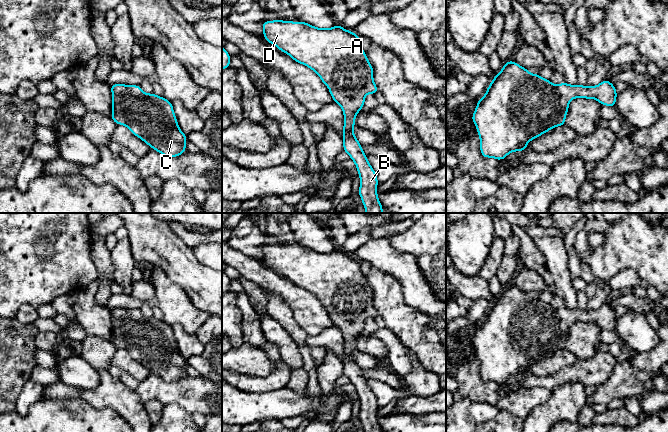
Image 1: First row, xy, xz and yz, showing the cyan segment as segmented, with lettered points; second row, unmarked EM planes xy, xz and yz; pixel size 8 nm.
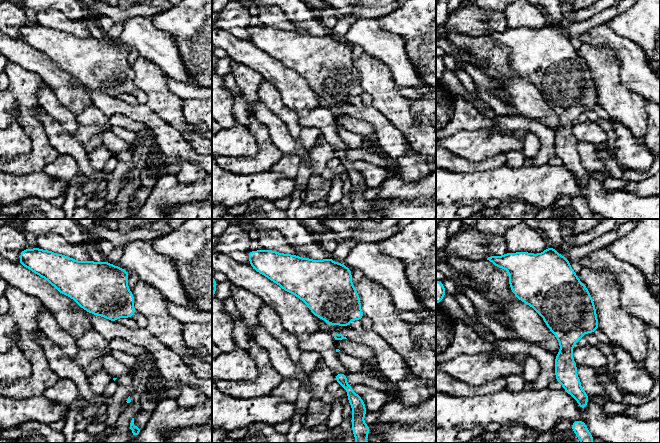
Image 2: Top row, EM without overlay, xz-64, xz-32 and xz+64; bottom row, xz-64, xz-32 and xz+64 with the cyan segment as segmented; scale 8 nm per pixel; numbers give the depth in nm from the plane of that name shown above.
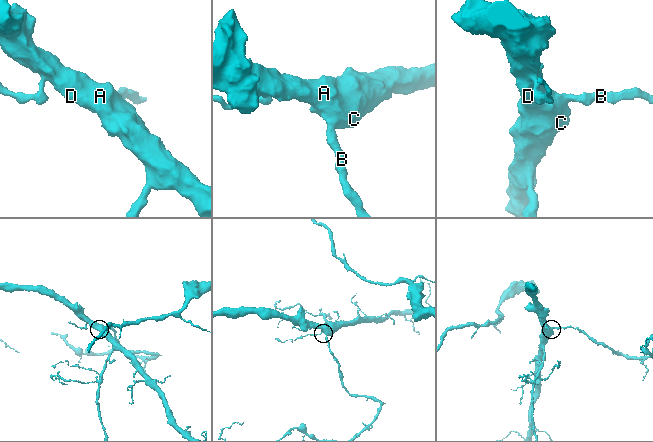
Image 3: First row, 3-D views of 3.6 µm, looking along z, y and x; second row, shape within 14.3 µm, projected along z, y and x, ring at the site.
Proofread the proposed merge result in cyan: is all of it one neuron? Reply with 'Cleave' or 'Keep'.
Keep

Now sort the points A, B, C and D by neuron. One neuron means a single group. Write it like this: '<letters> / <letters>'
A B C D

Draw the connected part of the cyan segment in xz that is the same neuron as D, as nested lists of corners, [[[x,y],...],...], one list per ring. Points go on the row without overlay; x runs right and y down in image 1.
[[[272,244],[262,246],[261,250],[263,260],[268,267],[288,278],[295,286],[309,291],[329,312],[332,323],[343,334],[343,375],[350,380],[358,394],[360,401],[358,418],[361,425],[365,432],[383,432],[376,414],[379,408],[376,396],[368,386],[367,379],[362,375],[362,369],[353,357],[353,351],[356,349],[355,341],[365,329],[365,319],[375,319],[378,316],[373,303],[374,294],[367,283],[366,276],[361,271],[360,261],[339,248],[332,252],[317,252],[301,245]]]

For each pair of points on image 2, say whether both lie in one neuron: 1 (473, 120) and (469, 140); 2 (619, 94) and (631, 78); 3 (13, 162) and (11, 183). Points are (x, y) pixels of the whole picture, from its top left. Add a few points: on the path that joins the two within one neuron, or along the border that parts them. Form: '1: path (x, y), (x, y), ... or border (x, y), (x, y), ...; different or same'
1: border (494, 128), (459, 130), (448, 136); different
2: border (620, 62), (620, 80), (645, 99); different
3: border (35, 172), (10, 174); different

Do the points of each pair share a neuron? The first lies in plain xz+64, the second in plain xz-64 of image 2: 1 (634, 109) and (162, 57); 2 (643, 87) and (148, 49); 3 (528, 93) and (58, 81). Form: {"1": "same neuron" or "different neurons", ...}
{"1": "different neurons", "2": "same neuron", "3": "same neuron"}

